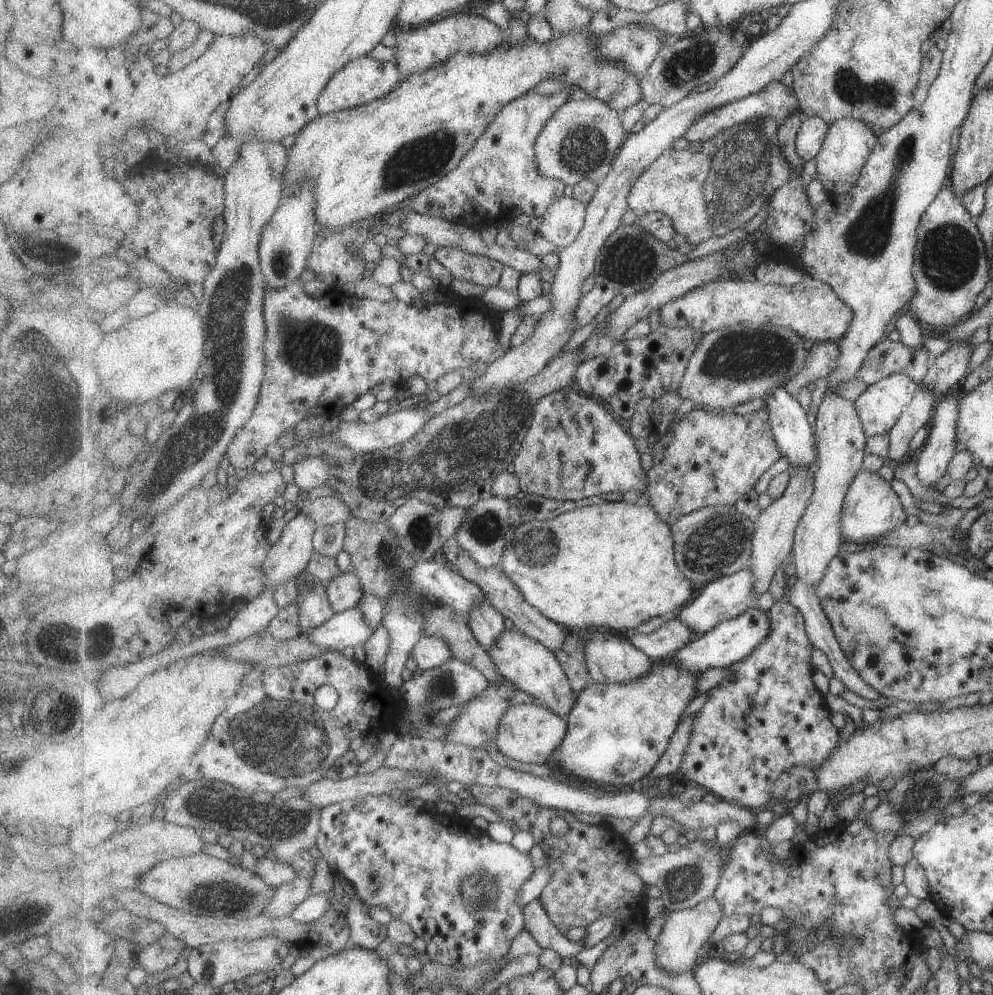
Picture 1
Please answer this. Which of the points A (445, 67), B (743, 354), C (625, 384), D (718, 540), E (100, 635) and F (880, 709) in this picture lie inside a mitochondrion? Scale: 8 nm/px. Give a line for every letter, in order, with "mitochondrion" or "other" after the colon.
A: other
B: mitochondrion
C: other
D: mitochondrion
E: mitochondrion
F: other

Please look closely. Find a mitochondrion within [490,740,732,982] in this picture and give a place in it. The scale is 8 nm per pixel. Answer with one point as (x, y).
(684, 882)

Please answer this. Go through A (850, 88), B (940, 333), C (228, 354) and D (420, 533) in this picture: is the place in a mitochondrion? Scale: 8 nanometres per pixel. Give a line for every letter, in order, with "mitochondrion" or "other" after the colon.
A: mitochondrion
B: other
C: mitochondrion
D: mitochondrion

